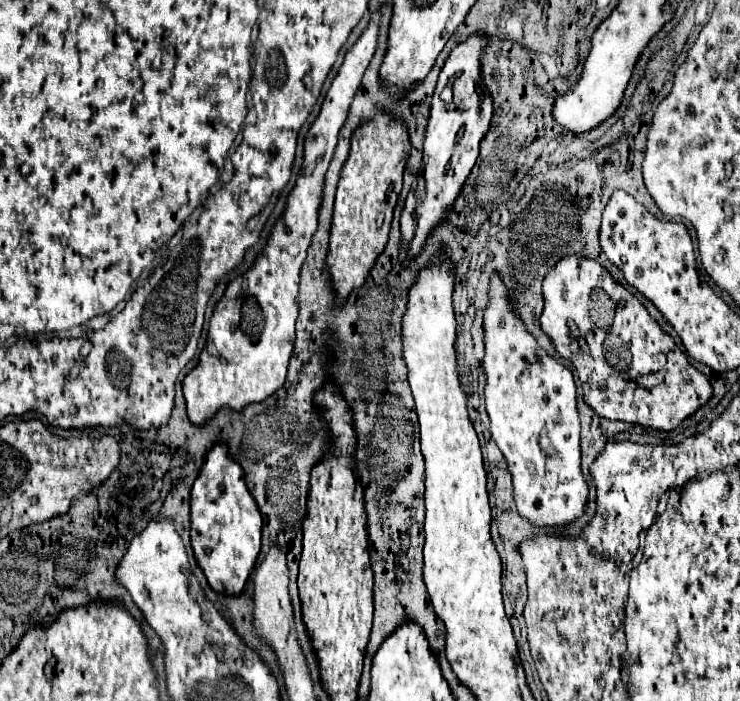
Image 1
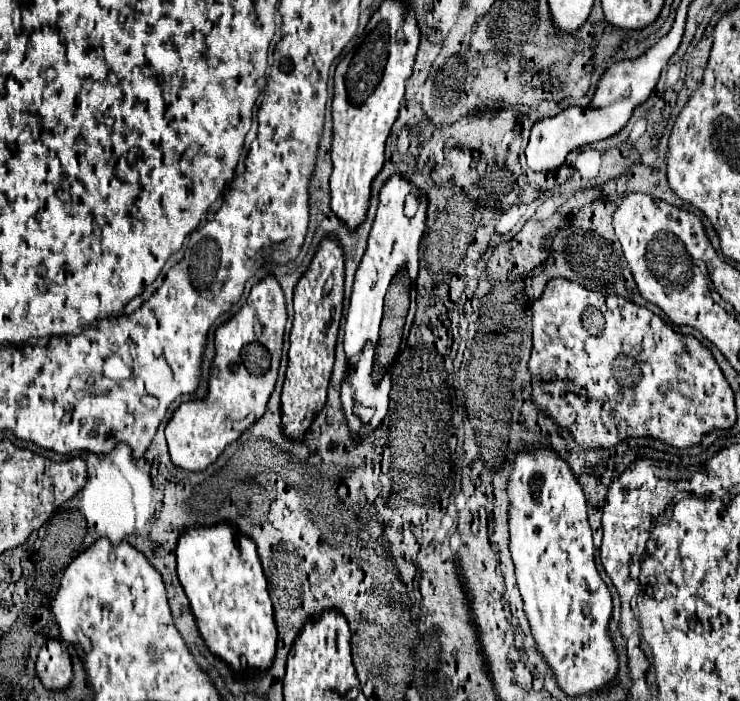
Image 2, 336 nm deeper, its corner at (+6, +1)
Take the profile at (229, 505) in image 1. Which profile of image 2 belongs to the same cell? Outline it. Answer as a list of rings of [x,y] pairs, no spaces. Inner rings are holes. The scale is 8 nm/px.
[[[233,526],[189,528],[177,544],[179,582],[189,598],[197,630],[209,652],[223,660],[235,674],[241,660],[249,660],[255,674],[269,670],[277,648],[277,626],[257,548],[251,538],[237,534]]]

